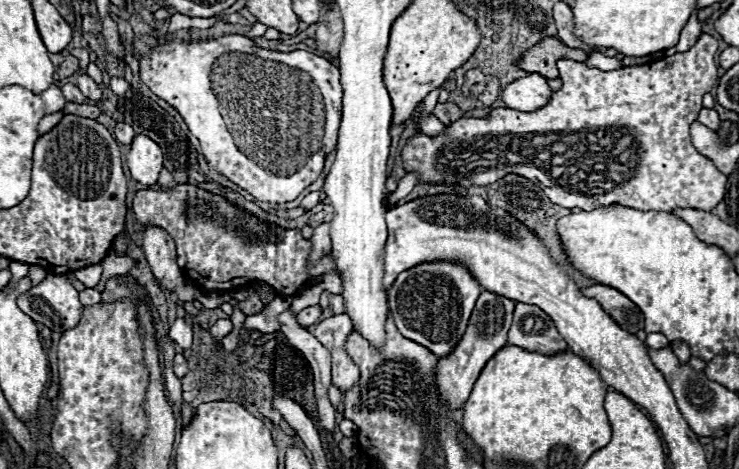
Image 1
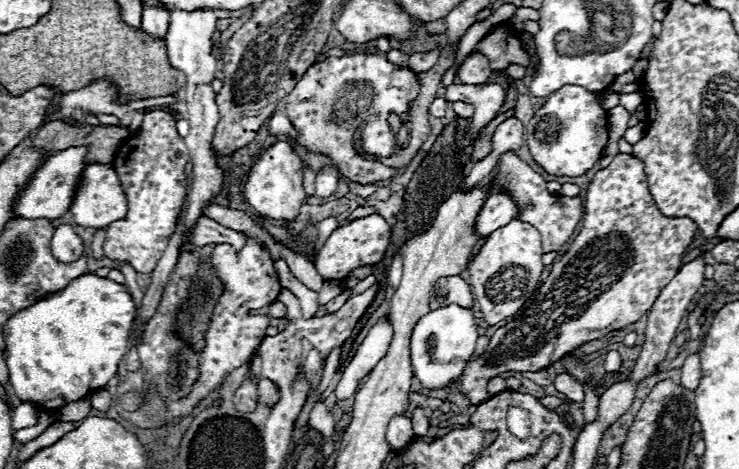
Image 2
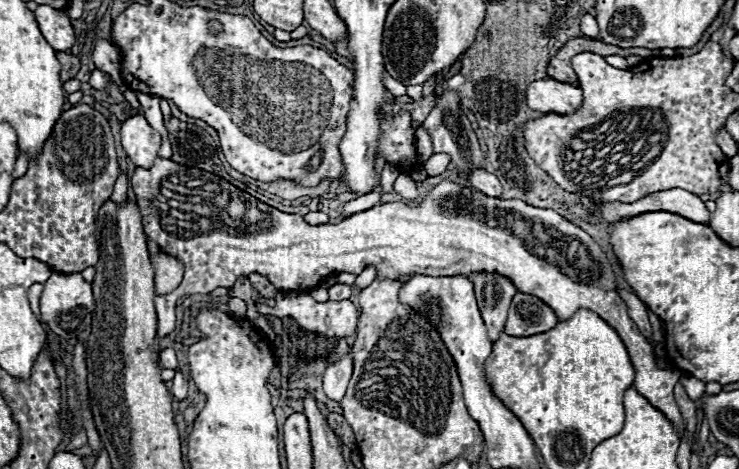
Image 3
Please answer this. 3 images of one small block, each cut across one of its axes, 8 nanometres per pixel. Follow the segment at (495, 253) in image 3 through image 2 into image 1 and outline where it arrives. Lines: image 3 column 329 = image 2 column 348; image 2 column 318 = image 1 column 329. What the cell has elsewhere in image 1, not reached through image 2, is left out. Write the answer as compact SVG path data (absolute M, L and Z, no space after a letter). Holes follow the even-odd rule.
M176 184L170 190L138 190L132 210L142 226L158 226L174 238L180 268L206 292L232 292L232 288L242 288L250 280L262 280L284 296L296 296L308 282L330 272L340 274L332 252L308 268L312 242L302 238L298 228L286 230L270 222L260 222L250 212L230 204L224 196L210 194L194 184Z

